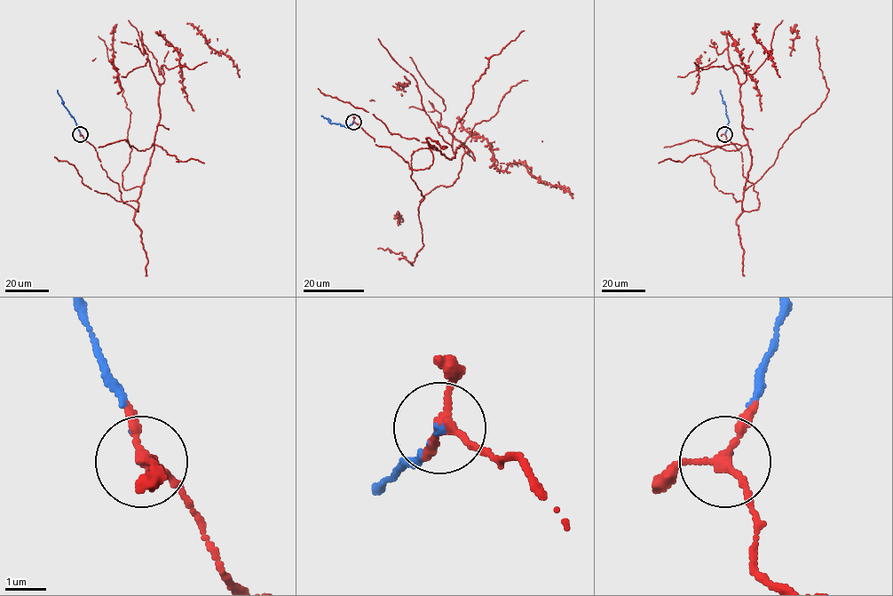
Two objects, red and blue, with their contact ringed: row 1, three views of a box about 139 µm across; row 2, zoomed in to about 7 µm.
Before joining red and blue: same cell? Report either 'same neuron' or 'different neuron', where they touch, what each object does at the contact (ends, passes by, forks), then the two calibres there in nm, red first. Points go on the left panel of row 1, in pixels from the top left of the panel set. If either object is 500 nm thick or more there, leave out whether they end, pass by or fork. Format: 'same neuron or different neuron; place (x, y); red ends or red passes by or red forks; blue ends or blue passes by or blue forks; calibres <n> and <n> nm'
same neuron; place (80, 134); red forks; blue ends; calibres 190 and 70 nm

